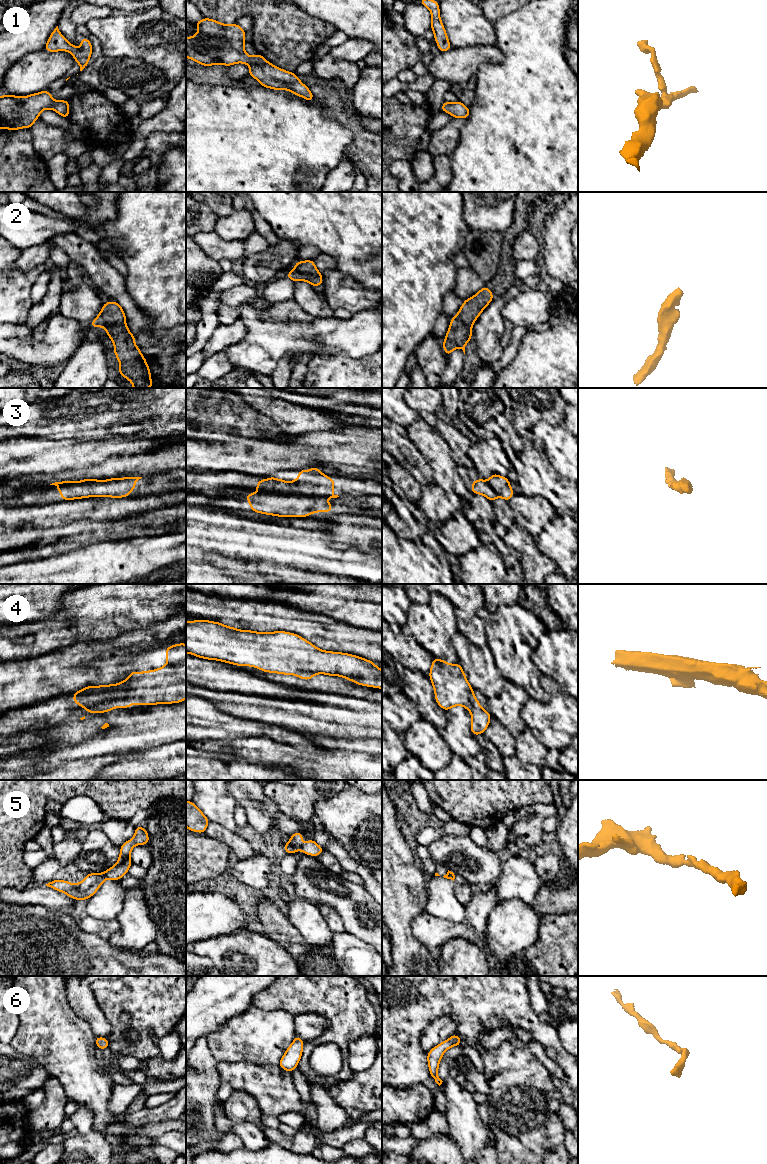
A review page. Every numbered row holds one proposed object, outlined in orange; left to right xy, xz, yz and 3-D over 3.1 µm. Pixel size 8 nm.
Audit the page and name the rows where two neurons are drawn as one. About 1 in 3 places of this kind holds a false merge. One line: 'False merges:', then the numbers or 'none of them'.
False merges: 3, 4

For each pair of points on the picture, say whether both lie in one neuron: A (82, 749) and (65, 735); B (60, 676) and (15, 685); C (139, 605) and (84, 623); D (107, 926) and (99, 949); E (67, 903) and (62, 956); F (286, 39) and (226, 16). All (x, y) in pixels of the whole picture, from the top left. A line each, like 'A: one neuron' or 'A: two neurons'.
A: one neuron
B: one neuron
C: one neuron
D: two neurons
E: two neurons
F: one neuron

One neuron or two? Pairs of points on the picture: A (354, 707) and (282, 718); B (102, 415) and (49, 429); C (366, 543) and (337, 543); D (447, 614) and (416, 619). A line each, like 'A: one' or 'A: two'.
A: one
B: one
C: one
D: one

